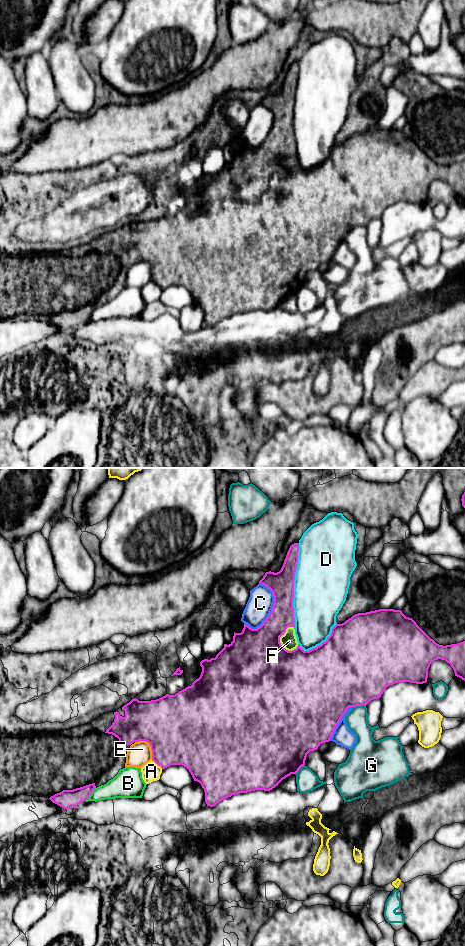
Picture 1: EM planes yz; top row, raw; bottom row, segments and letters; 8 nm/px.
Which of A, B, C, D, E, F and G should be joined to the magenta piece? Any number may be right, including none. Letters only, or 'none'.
F

